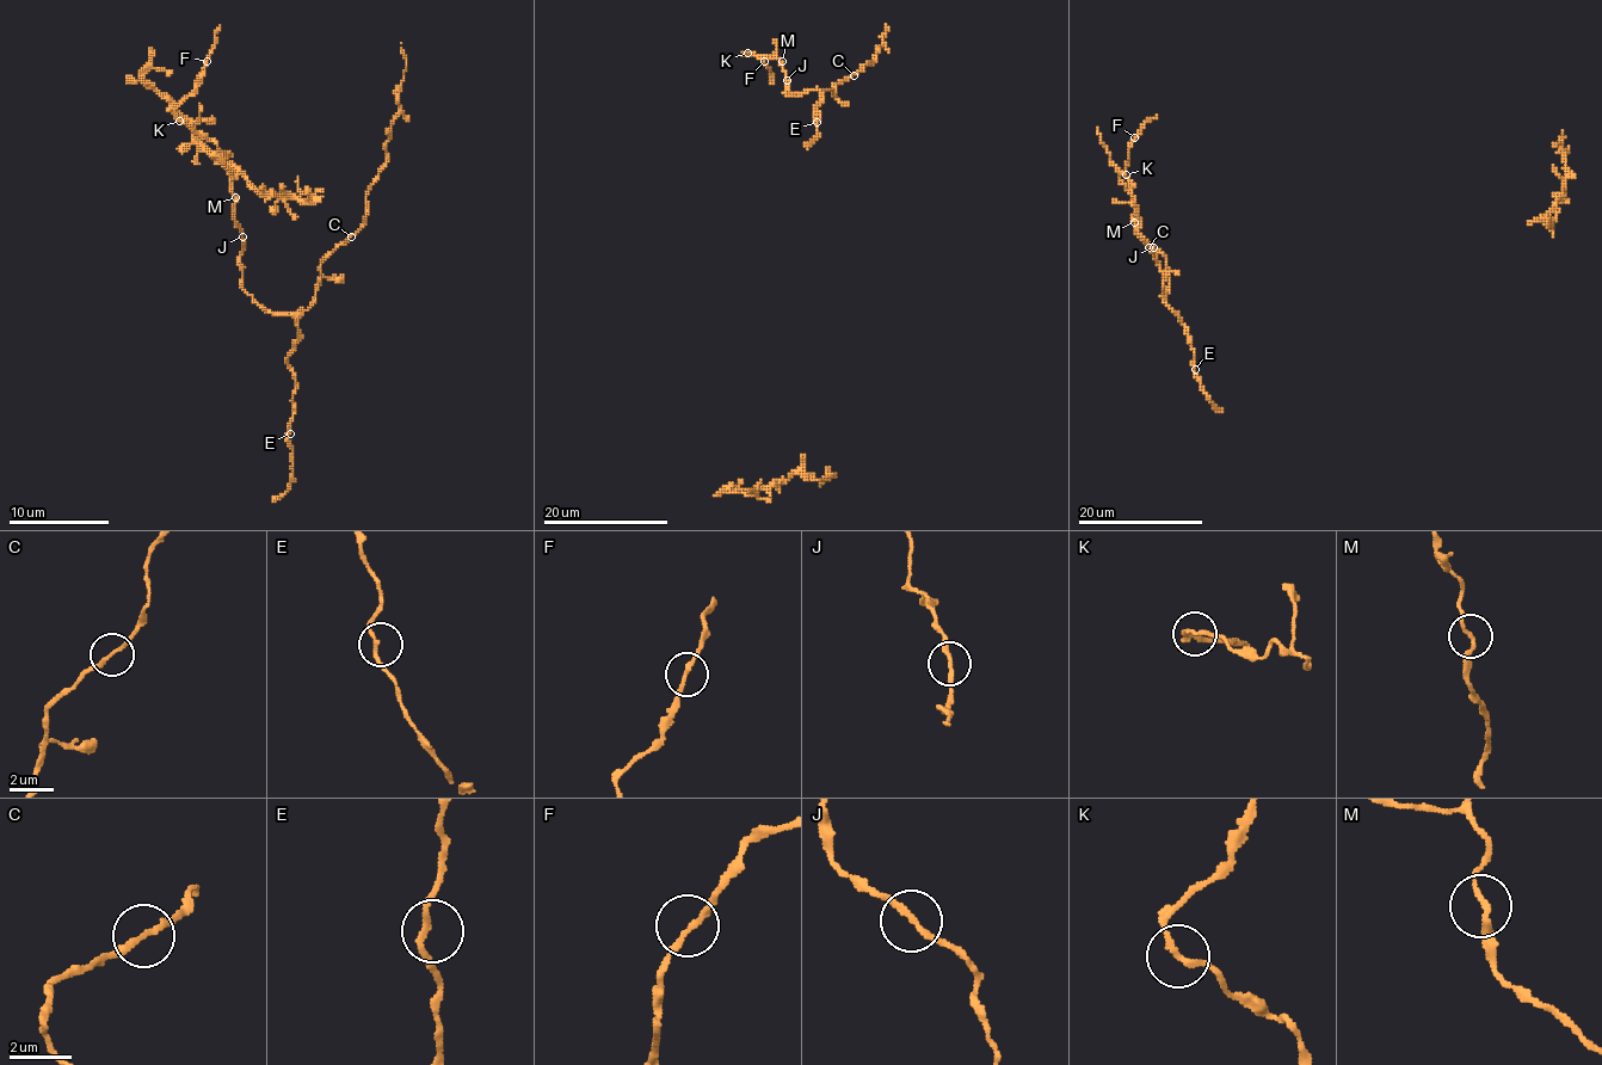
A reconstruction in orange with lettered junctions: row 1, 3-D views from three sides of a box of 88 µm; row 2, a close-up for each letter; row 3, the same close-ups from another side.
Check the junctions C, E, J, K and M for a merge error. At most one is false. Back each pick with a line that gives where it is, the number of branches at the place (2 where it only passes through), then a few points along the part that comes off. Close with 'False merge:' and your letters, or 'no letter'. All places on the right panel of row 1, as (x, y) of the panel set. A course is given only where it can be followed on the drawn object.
False merge: no letter

